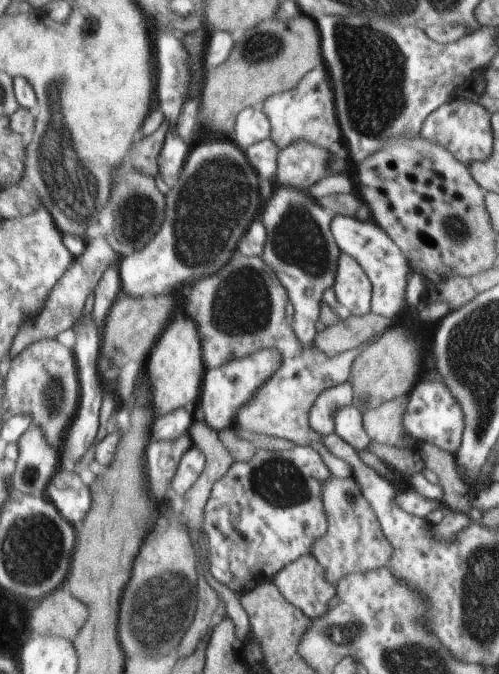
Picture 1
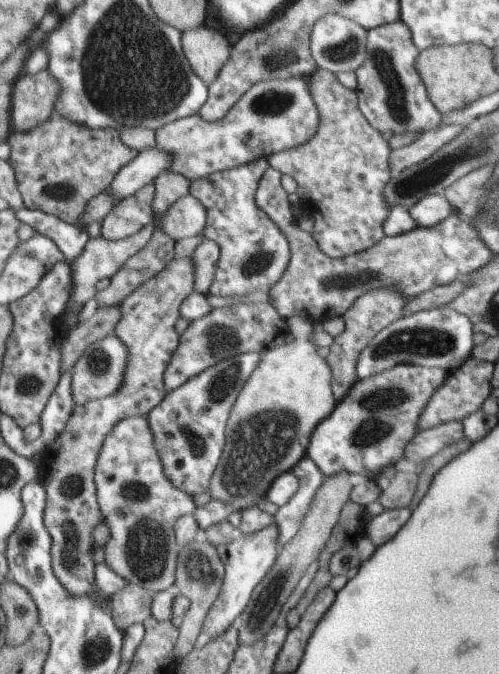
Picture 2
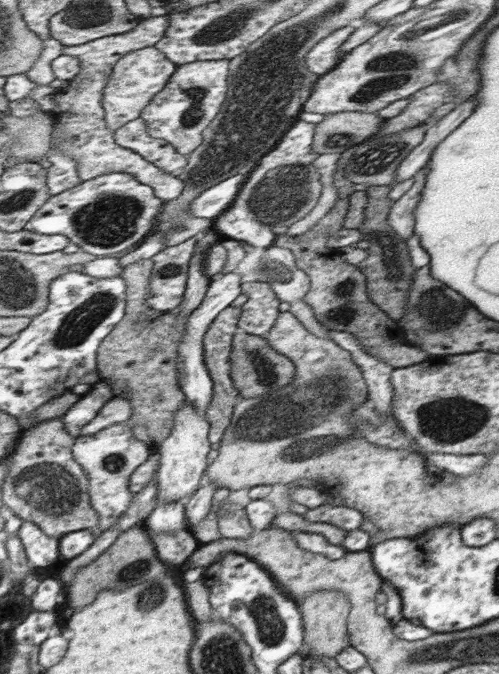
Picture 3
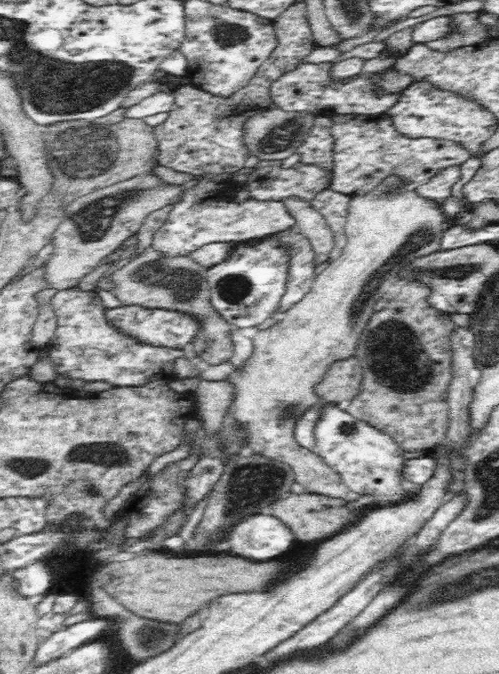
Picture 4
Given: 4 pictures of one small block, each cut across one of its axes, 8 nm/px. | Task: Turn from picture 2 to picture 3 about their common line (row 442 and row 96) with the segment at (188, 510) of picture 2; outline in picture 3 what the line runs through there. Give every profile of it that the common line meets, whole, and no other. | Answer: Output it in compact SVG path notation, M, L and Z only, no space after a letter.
M157 46L143 48L139 52L129 52L129 56L121 58L119 64L113 68L111 80L105 88L107 96L103 100L103 106L107 108L109 128L117 132L119 128L131 124L133 120L139 120L147 106L155 100L155 96L159 96L167 88L167 84L171 84L171 78L175 76L177 70L179 66L173 64L173 60L169 60L167 54Z

